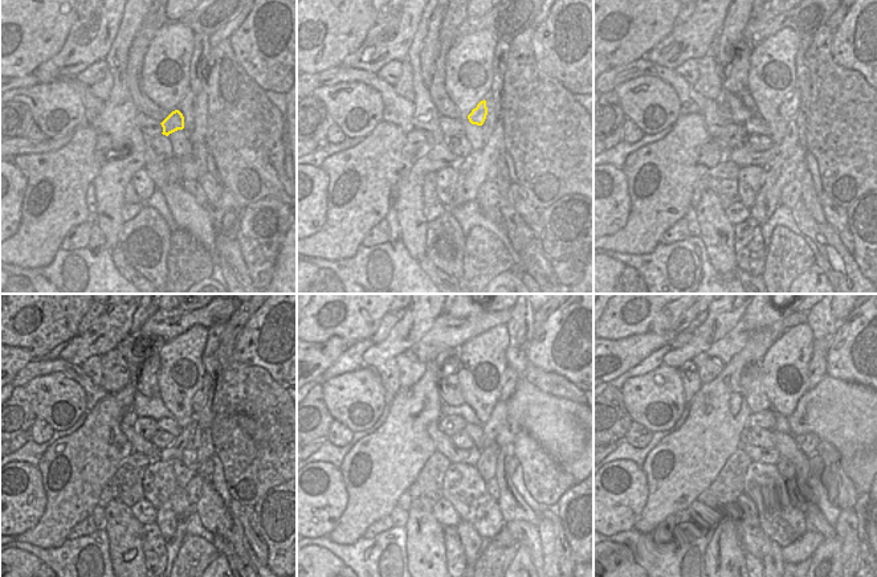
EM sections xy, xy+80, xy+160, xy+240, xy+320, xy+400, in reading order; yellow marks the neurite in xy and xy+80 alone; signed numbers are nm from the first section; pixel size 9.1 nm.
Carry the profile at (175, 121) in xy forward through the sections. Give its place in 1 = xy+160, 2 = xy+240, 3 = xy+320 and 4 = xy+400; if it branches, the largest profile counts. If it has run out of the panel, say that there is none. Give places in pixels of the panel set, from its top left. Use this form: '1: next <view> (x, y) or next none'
1: next xy+160 (787, 110)
2: next xy+240 (199, 397)
3: next xy+320 (510, 377)
4: next xy+400 (816, 371)

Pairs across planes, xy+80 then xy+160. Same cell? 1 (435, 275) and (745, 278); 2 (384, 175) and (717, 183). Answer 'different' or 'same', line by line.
1: same
2: different

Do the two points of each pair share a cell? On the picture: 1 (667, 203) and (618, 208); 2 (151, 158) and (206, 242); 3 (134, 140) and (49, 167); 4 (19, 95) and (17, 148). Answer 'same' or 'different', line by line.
1: different
2: same
3: different
4: different

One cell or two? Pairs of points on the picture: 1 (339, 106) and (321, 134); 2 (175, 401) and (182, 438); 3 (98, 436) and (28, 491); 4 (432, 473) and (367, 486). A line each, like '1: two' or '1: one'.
1: two
2: two
3: two
4: two

